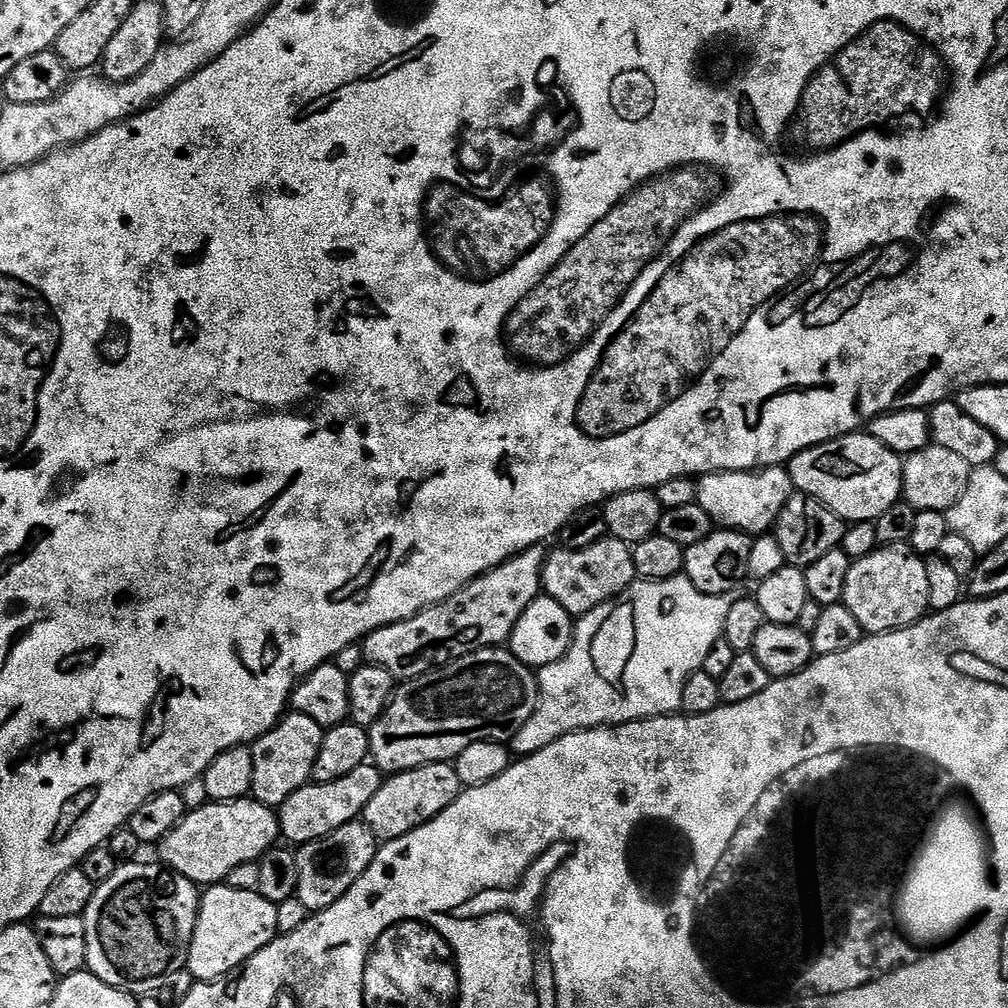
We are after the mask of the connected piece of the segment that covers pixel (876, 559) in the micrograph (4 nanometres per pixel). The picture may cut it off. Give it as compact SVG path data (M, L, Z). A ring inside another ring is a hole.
M881 546L866 558L852 562L842 602L858 618L865 633L881 636L883 632L897 632L929 615L930 585L924 562L925 557L917 556L908 546Z

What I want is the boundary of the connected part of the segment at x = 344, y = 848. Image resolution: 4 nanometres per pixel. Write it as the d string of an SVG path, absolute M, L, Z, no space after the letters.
M352 820L346 826L338 826L326 838L318 838L309 844L299 845L296 852L298 862L298 886L296 887L296 897L306 906L309 913L315 914L334 906L362 874L374 862L378 851L378 841L375 834L370 830L370 826L360 820Z

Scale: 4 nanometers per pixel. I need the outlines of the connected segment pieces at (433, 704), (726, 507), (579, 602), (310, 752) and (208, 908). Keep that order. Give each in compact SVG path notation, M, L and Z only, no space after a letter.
M507 647L479 648L469 656L452 660L443 668L434 668L413 680L403 681L397 687L378 722L368 729L371 763L385 774L395 774L427 764L455 761L456 756L462 754L466 746L474 746L474 742L510 742L518 730L530 722L539 701L540 685L533 669L527 668Z
M787 467L751 472L706 472L696 480L696 503L710 514L713 525L733 532L764 534L775 525L794 489Z
M605 538L594 542L594 546L586 546L586 550L563 546L557 549L557 552L549 551L548 561L544 564L542 592L543 595L554 598L554 602L558 602L558 606L566 609L573 618L584 616L607 600L615 600L637 579L632 549L621 540Z
M289 711L281 716L280 721L266 735L251 745L254 754L251 799L267 808L278 810L286 798L294 794L294 790L302 790L302 786L312 780L314 762L318 762L318 750L322 750L325 731L325 728L318 726L318 722L314 722L314 718L306 718L306 714Z
M221 882L203 889L200 897L200 909L198 910L198 922L194 926L194 938L190 942L188 951L188 963L193 981L211 982L219 980L238 968L243 968L244 963L258 950L262 950L278 935L278 910L266 898L262 898L259 892L250 890L238 890L229 888L227 883Z

